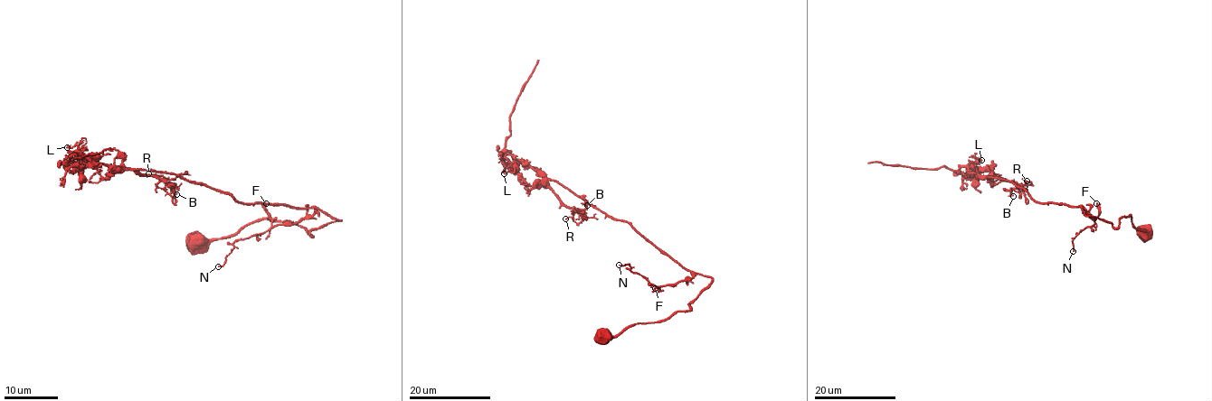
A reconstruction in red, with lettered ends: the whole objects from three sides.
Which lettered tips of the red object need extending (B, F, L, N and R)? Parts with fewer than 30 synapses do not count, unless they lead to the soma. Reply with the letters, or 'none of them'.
none of them

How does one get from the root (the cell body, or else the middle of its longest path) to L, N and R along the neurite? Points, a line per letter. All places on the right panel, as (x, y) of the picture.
L: (1147, 232), (1131, 215), (1114, 228), (1080, 207), (1037, 203), (1009, 181), (975, 173), (970, 166), (981, 160)
N: (1147, 232), (1134, 227), (1131, 215), (1122, 216), (1114, 228), (1082, 209), (1094, 223), (1073, 239), (1073, 251)
R: (1147, 232), (1134, 227), (1131, 215), (1114, 228), (1080, 207), (1037, 203), (1009, 181), (989, 177), (1027, 181)

